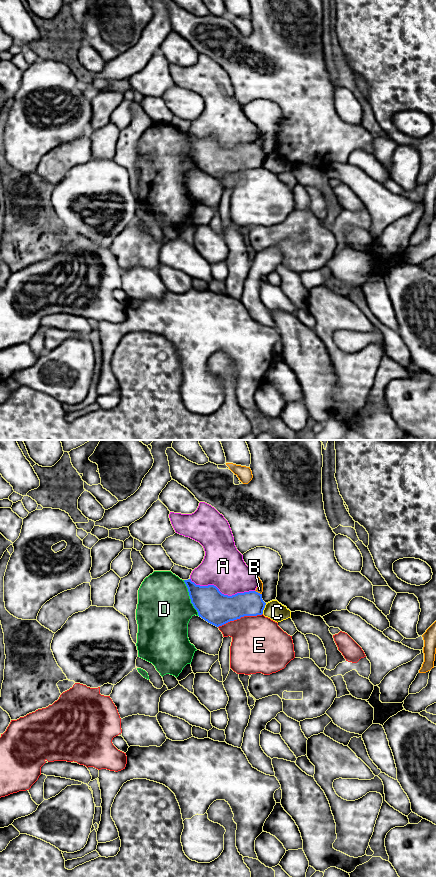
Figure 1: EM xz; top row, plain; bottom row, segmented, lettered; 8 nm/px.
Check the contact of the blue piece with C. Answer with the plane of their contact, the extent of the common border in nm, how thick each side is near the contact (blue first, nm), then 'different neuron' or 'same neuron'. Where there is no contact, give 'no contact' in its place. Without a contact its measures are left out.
xz | 90 nm | 200/150 nm | different neuron

